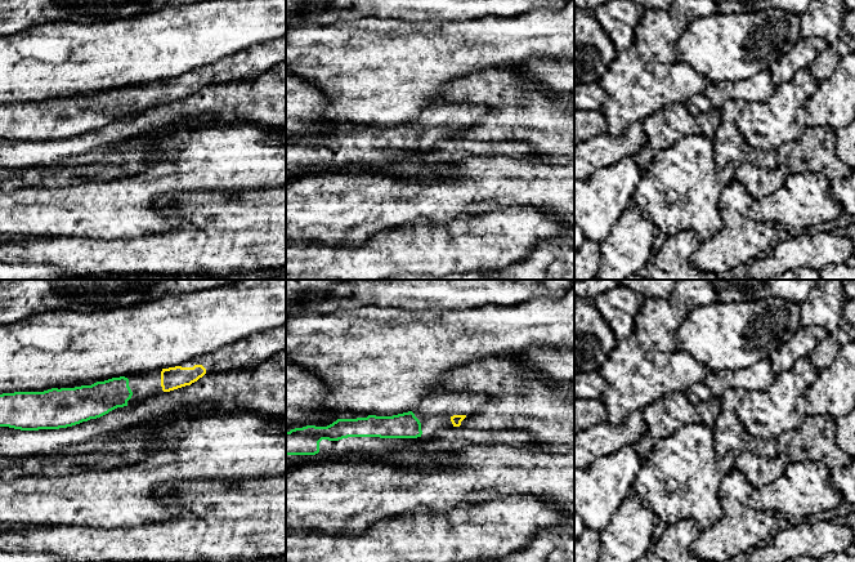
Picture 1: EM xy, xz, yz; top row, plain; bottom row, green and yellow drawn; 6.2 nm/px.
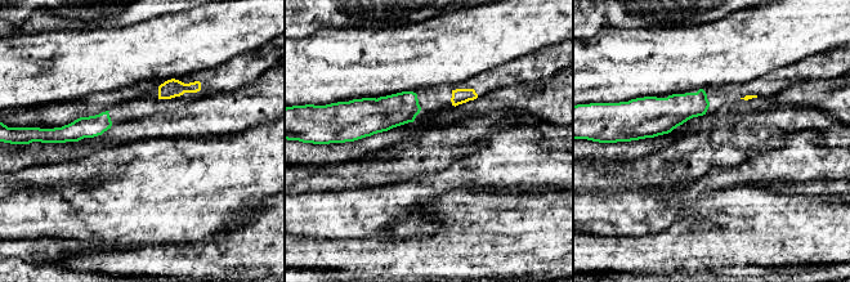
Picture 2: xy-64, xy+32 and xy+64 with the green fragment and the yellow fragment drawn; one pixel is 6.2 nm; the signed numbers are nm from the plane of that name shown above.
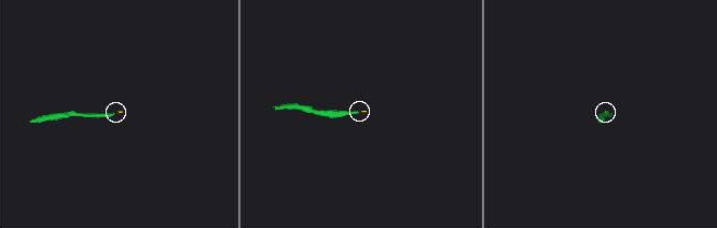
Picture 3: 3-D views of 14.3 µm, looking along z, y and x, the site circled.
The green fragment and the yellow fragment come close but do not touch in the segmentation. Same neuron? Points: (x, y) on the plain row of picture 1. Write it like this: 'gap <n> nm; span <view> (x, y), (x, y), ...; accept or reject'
gap 190 nm; span xy (131, 103), (161, 97); accept

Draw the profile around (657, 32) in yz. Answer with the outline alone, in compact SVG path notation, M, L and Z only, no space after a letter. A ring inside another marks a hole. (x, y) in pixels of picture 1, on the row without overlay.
M644 9L635 28L634 48L645 61L676 62L676 43L690 21L671 10Z

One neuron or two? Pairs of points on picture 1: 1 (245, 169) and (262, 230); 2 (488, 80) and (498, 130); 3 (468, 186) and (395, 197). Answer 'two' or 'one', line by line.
1: two
2: one
3: one

